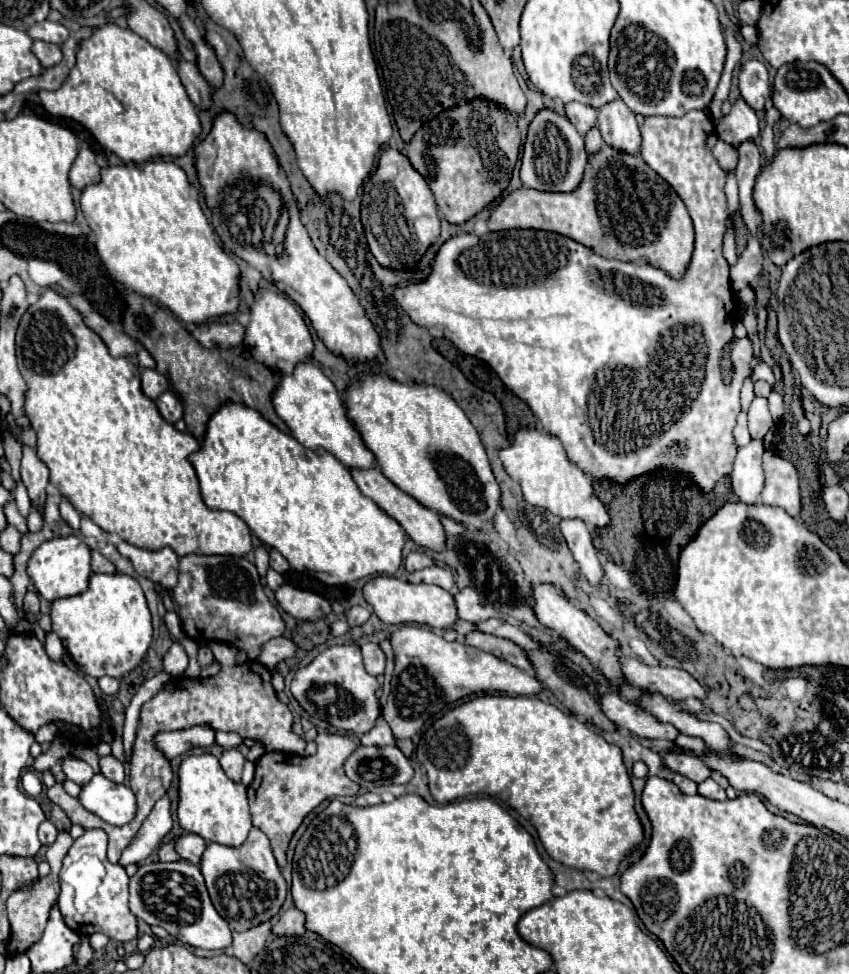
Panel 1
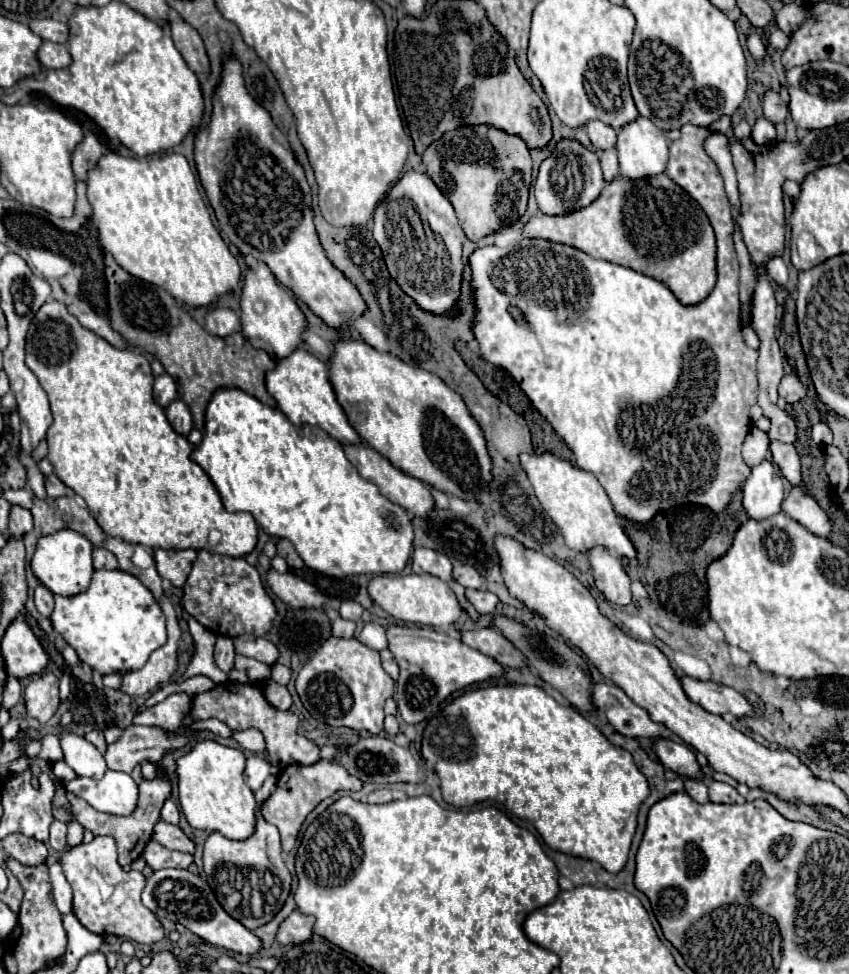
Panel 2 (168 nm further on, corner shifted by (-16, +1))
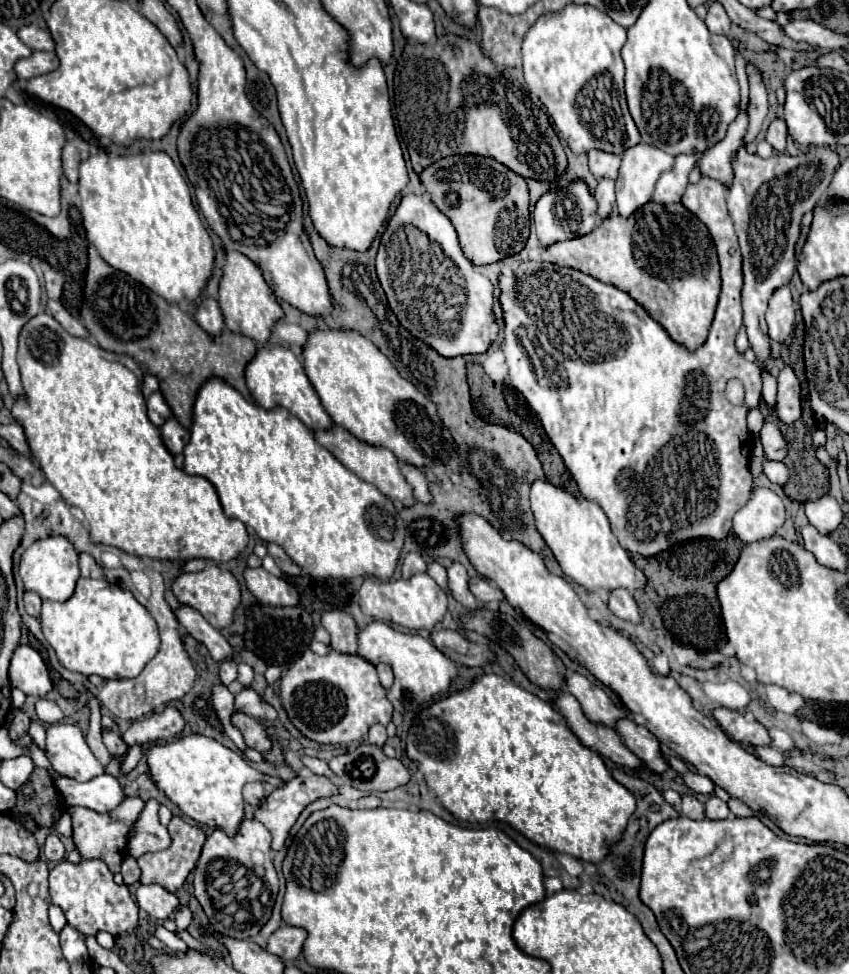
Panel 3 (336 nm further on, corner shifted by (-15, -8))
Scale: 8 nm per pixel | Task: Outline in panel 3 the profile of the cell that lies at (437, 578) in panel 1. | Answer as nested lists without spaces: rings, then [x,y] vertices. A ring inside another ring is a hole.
[[[473,577],[471,579],[471,593],[481,601],[481,603],[489,603],[489,601],[503,601],[505,595],[499,587],[493,587],[487,579],[483,577]]]

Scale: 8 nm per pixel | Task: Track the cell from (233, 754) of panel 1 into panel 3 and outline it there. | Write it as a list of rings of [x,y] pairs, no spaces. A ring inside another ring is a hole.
[[[255,781],[255,783],[247,783],[247,785],[243,787],[243,799],[245,799],[249,805],[257,807],[257,805],[263,801],[263,797],[265,797],[263,783]]]

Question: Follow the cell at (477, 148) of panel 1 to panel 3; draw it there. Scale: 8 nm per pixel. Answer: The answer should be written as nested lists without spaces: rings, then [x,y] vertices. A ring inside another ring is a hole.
[[[455,155],[447,157],[435,165],[429,165],[421,175],[421,183],[425,185],[427,193],[435,207],[449,217],[453,223],[461,249],[465,257],[475,265],[489,265],[519,253],[529,237],[529,191],[523,177],[511,173],[505,165],[491,161],[491,157],[475,157],[475,155]]]

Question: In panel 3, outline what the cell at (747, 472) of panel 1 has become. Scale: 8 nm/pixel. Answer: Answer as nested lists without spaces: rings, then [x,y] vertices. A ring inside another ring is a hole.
[[[755,487],[751,499],[733,517],[733,533],[745,545],[769,539],[785,523],[783,501],[763,487]]]

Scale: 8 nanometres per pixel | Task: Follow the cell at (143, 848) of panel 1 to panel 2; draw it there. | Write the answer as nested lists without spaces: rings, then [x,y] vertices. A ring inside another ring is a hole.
[[[166,800],[164,808],[162,808],[162,820],[168,824],[178,824],[178,818],[180,818],[178,806],[172,800]]]

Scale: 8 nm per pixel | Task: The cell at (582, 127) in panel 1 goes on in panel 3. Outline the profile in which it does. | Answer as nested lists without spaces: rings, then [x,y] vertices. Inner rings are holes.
[[[591,151],[589,153],[589,171],[597,179],[617,179],[621,165],[621,157],[613,153],[603,153],[603,151]]]

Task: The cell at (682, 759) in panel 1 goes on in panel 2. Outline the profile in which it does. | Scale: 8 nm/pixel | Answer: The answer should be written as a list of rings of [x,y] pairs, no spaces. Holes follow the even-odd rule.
[[[660,738],[654,744],[654,750],[656,750],[658,760],[664,762],[666,768],[670,768],[670,770],[674,770],[674,772],[678,772],[682,776],[688,776],[688,778],[704,780],[702,766],[698,764],[694,750],[688,748],[686,744],[678,744],[674,740]]]

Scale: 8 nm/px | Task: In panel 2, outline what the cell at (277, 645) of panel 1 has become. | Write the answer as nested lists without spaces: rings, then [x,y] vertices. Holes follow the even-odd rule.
[[[237,636],[232,638],[237,654],[244,655],[255,660],[260,660],[268,666],[276,664],[280,658],[280,650],[276,644],[272,644],[266,638],[256,638],[256,636]]]

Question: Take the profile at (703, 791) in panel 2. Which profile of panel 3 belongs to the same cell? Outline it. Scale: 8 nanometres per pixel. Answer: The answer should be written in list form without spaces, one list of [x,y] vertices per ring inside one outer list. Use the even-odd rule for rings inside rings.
[[[683,795],[681,815],[689,817],[689,819],[695,819],[695,821],[701,821],[701,819],[705,819],[705,809],[693,795]]]

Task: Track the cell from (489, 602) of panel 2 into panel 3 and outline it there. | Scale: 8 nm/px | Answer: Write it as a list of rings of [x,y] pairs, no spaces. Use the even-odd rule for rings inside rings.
[[[453,563],[447,567],[447,585],[455,601],[459,601],[467,611],[479,607],[479,601],[469,591],[469,575],[461,563]]]

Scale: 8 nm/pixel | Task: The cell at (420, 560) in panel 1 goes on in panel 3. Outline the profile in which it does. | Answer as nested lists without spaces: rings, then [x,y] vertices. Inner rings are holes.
[[[407,553],[405,559],[403,559],[403,567],[401,567],[401,573],[403,573],[403,579],[415,575],[415,573],[425,573],[427,565],[423,561],[423,557],[419,553]]]

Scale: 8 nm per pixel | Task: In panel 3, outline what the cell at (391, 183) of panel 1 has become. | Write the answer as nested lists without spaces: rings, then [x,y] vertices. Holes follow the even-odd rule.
[[[405,195],[395,215],[391,217],[377,251],[377,277],[387,295],[391,311],[397,315],[399,323],[427,347],[437,351],[437,355],[451,359],[457,355],[477,355],[485,353],[489,345],[497,339],[499,323],[493,313],[493,285],[491,281],[477,273],[473,263],[463,255],[455,227],[427,197]]]

